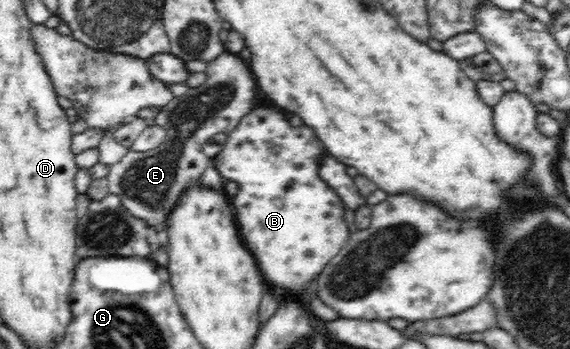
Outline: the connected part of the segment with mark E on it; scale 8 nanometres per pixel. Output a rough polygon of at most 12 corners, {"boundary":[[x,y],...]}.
{"boundary":[[239,55],[209,61],[204,83],[154,123],[164,143],[130,150],[107,176],[165,243],[167,217],[214,159],[201,151],[252,109]]}

